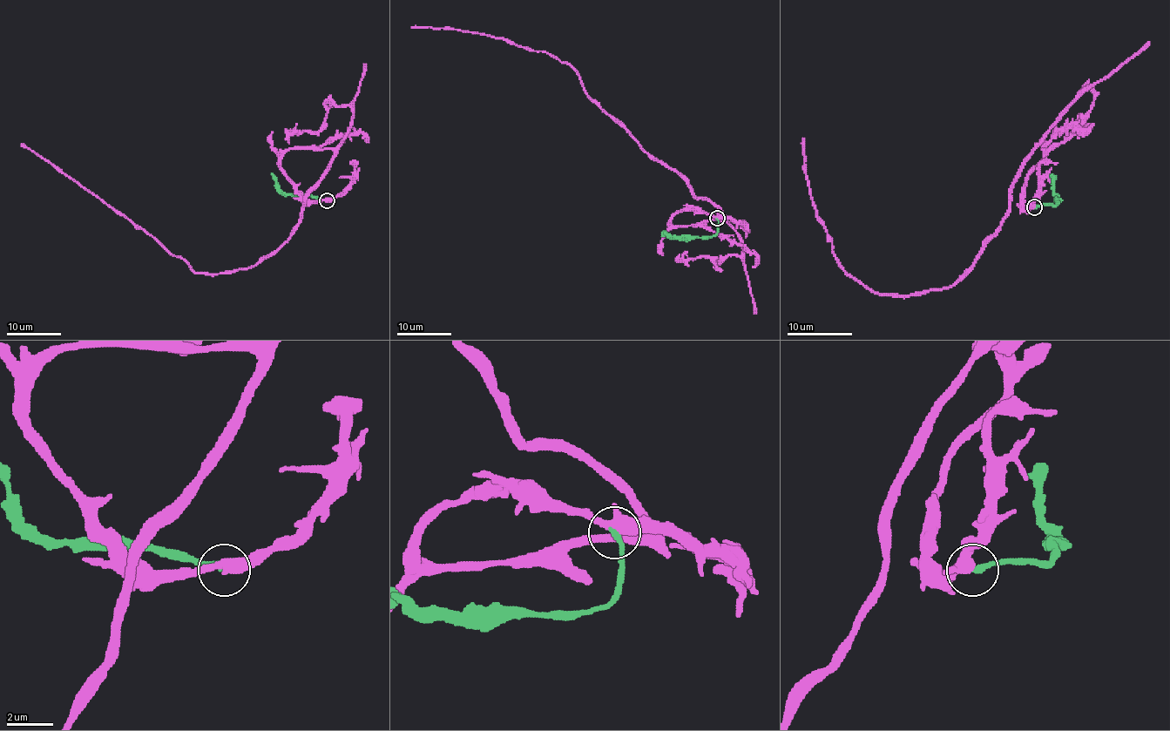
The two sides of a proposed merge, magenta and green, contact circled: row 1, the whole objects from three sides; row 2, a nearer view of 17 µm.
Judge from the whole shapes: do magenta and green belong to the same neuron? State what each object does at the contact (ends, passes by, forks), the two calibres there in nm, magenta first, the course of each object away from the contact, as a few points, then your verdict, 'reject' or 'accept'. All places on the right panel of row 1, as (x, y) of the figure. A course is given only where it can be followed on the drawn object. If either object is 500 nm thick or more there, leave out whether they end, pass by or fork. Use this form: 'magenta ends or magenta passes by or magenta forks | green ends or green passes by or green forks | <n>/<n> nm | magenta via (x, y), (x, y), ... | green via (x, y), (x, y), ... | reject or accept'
magenta passes by | green ends | 480/240 nm | magenta via (1035, 206), (1023, 189), (1043, 145), (1013, 184), (1007, 216), (948, 287), (871, 292), (832, 249), (804, 138) | green via (1035, 206), (1056, 205), (1058, 200), (1051, 174) | reject

